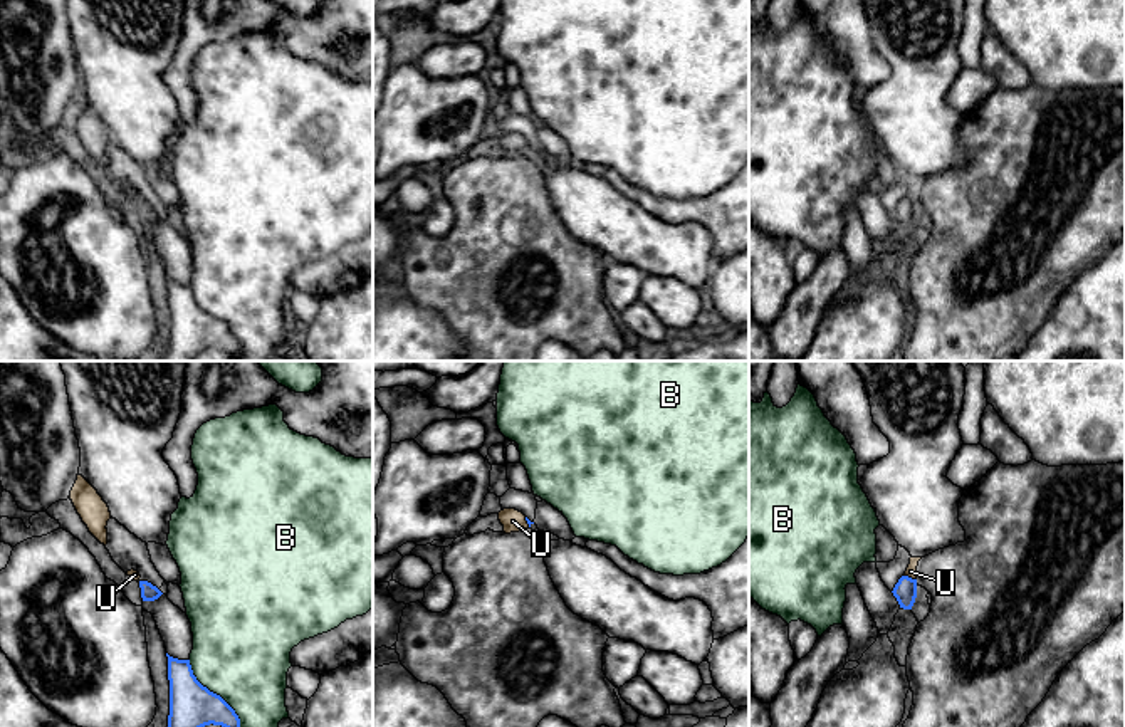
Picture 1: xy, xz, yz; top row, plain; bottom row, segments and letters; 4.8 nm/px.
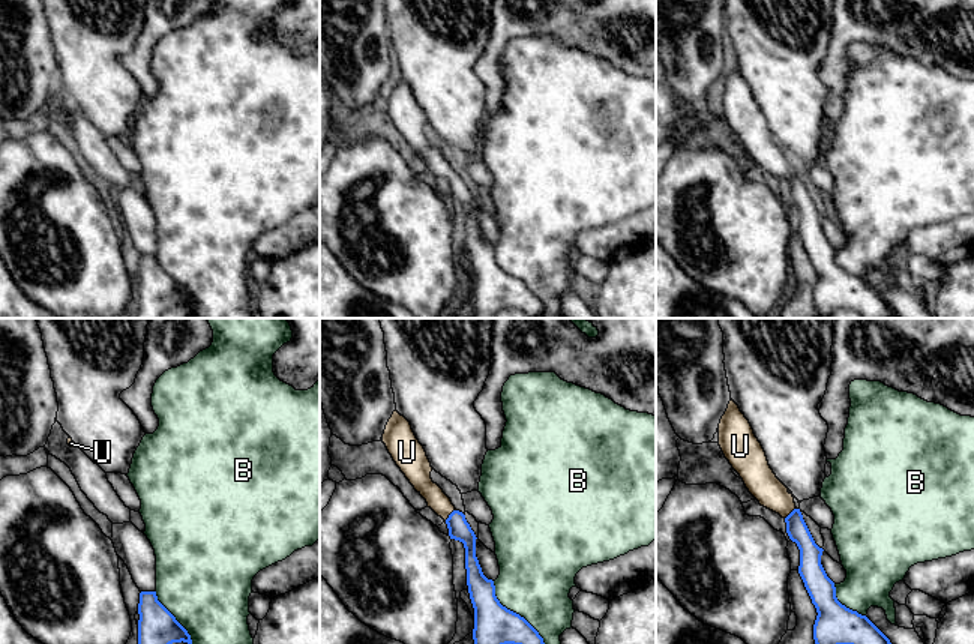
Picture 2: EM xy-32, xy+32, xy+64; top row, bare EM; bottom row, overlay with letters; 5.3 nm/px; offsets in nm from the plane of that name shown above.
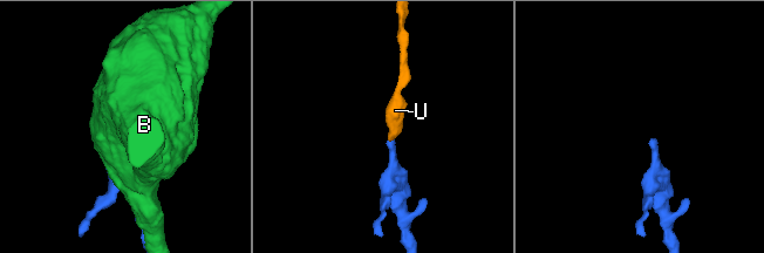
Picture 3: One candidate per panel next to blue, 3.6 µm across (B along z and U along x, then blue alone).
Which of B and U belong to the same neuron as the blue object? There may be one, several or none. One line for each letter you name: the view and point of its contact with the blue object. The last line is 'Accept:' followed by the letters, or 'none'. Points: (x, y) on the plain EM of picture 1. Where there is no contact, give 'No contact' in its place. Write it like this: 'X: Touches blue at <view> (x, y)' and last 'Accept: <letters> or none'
U: Touches blue at yz (910, 202)
Accept: U

